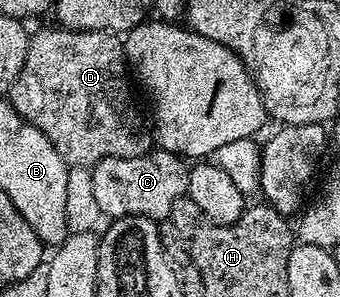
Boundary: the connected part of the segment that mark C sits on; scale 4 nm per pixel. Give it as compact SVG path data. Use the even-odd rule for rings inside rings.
M160 148L134 158L104 158L92 167L95 201L110 219L138 214L154 220L168 219L171 204L186 197L189 189L189 166L179 154Z

